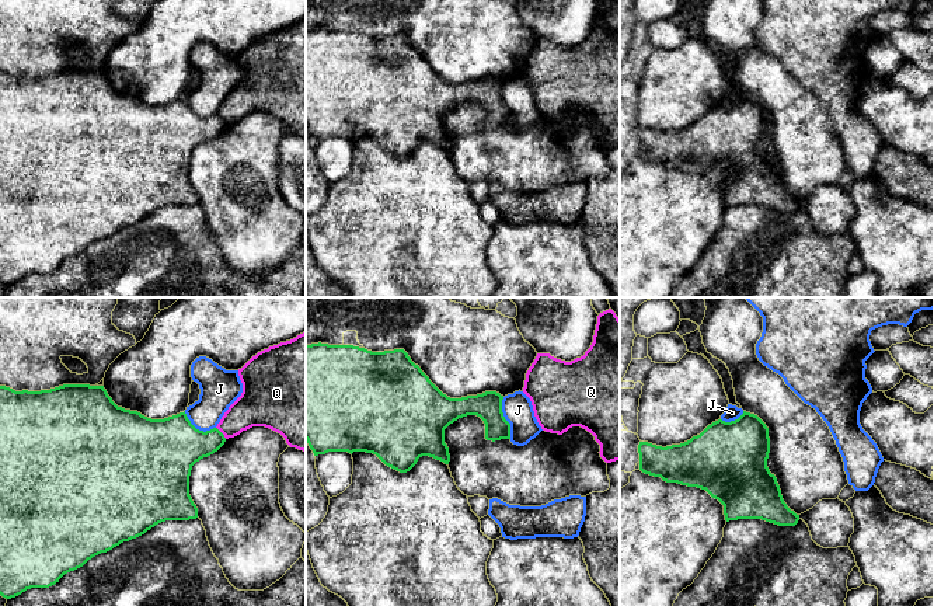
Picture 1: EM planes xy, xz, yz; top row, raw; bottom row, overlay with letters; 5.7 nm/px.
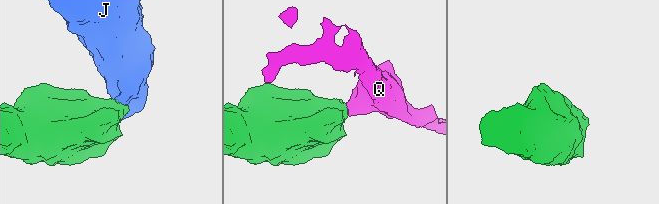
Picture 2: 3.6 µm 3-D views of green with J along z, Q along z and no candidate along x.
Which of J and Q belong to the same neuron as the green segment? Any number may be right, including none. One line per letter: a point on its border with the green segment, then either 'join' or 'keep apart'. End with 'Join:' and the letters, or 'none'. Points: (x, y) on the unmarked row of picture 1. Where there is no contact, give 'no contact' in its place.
J: contact xz (504, 104); keep apart
Q: contact xy (220, 118); keep apart
Join: none

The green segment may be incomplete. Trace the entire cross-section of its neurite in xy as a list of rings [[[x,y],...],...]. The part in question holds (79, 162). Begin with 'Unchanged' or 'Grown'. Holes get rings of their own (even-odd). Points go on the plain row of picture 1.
Unchanged. [[[63,70],[41,77],[0,72],[0,281],[11,285],[31,274],[49,274],[93,243],[161,208],[196,205],[189,181],[192,152],[224,128],[217,114],[196,115],[185,97],[151,105],[118,93],[104,72]]]

